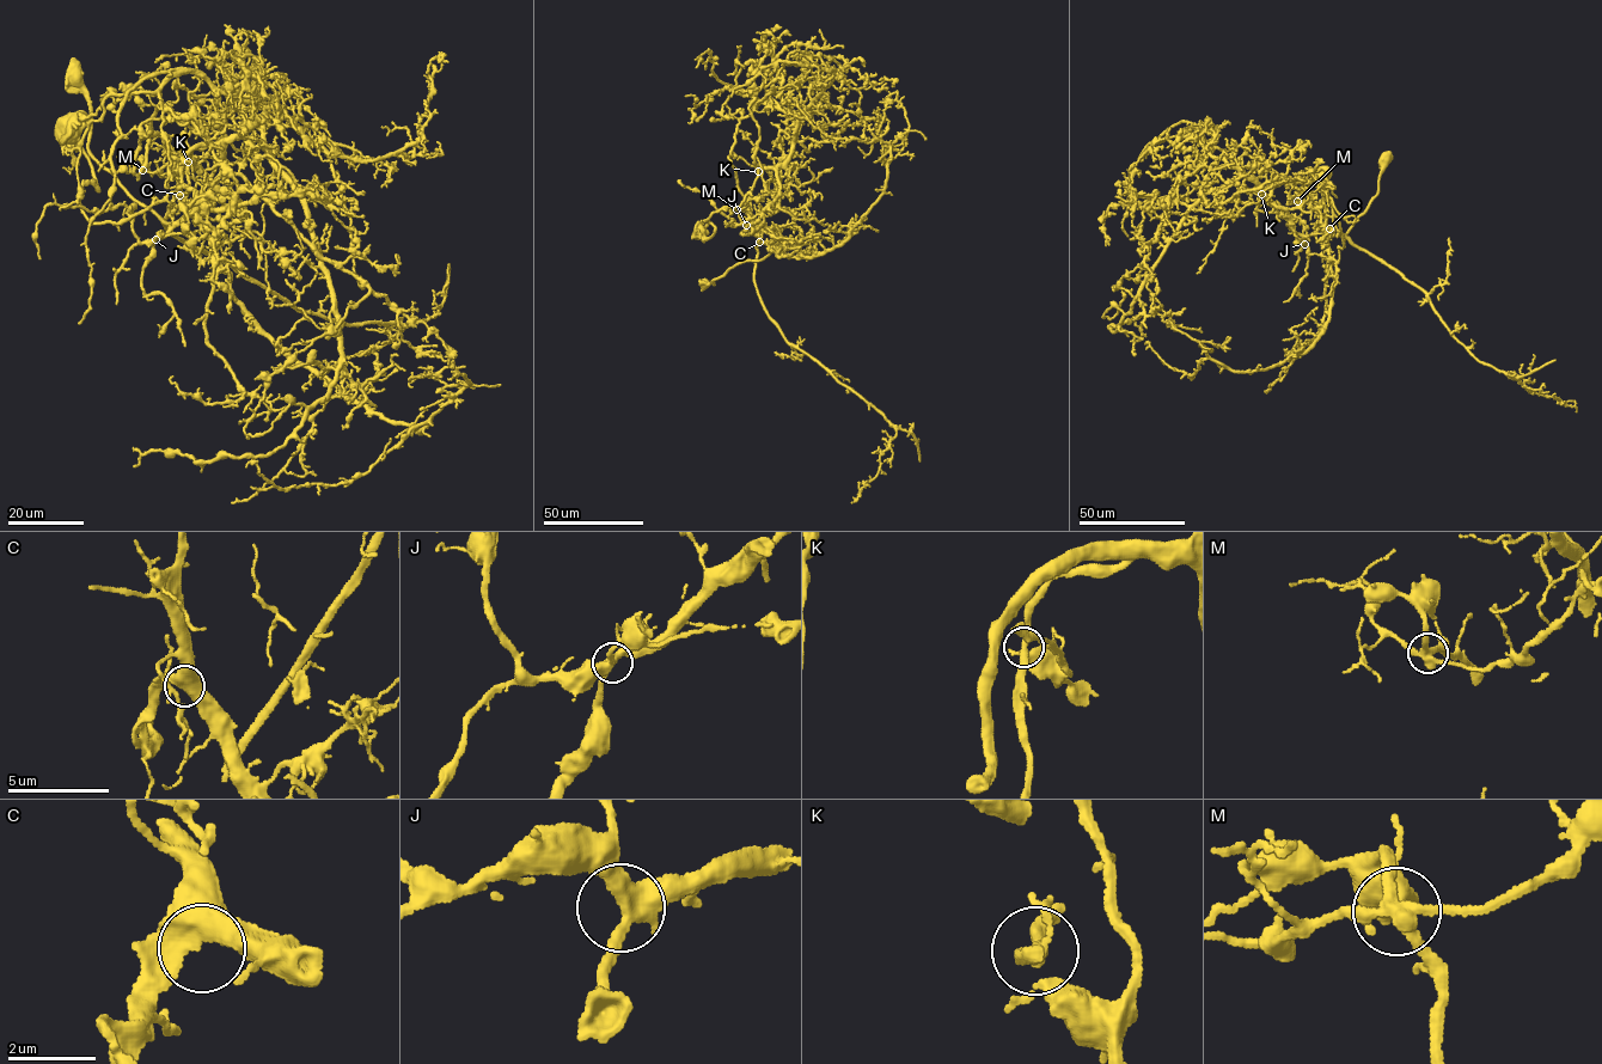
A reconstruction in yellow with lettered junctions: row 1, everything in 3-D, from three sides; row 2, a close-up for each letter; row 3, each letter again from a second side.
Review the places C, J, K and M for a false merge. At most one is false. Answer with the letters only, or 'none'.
M

